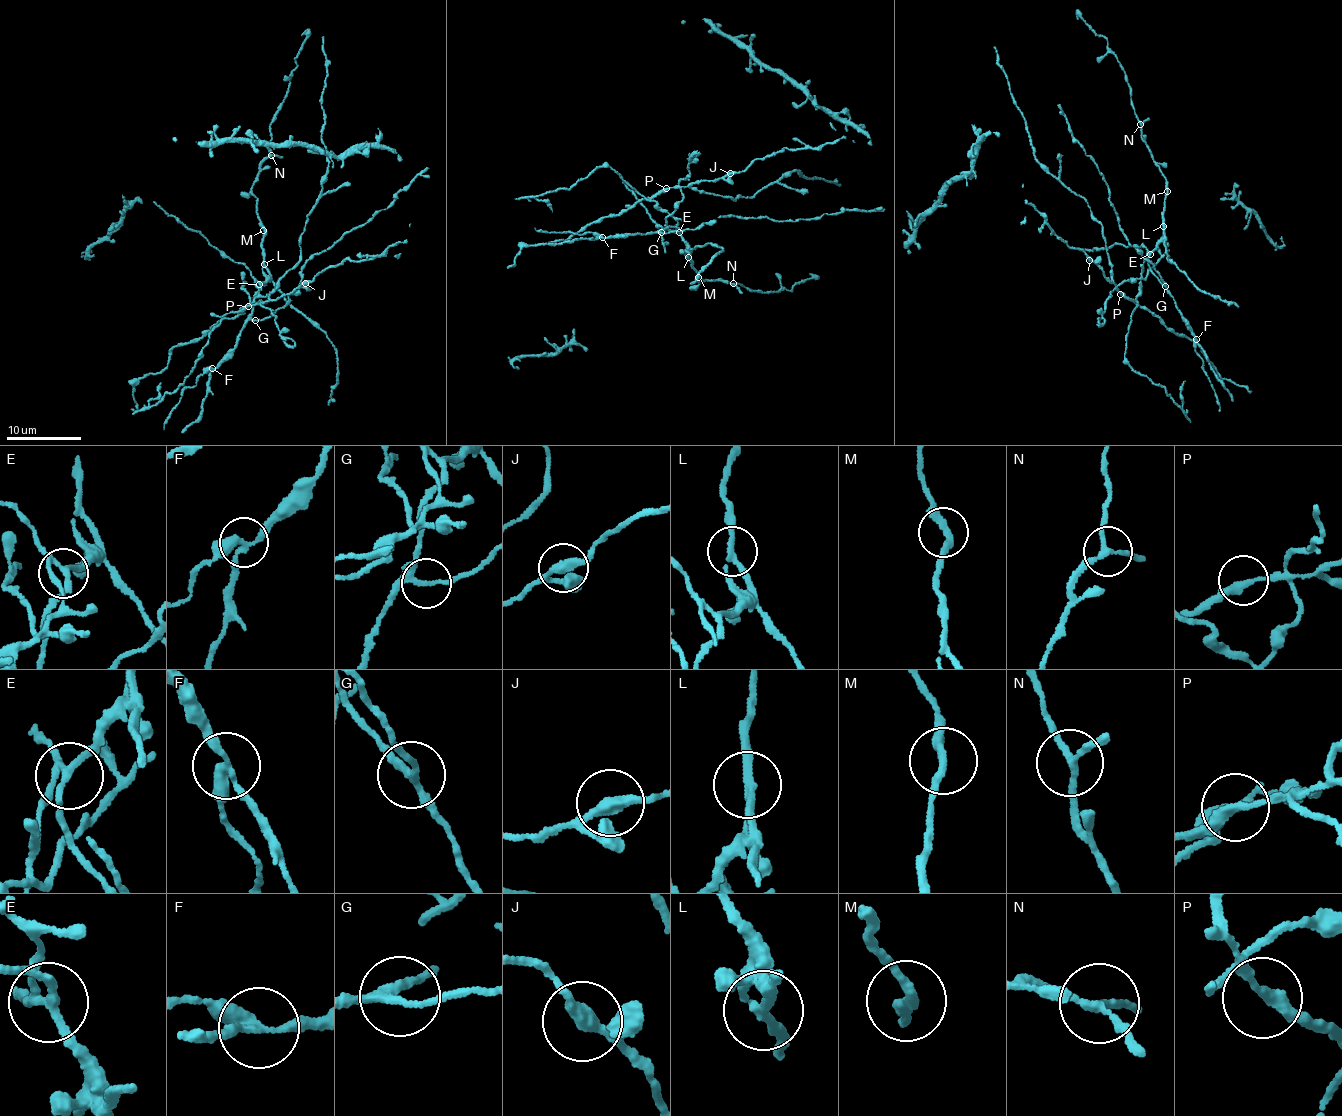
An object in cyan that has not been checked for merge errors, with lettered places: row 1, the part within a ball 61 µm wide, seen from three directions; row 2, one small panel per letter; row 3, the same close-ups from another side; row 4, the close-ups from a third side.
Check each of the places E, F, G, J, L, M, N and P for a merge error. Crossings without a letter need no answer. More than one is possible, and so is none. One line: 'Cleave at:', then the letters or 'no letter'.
Cleave at: E, F, L

